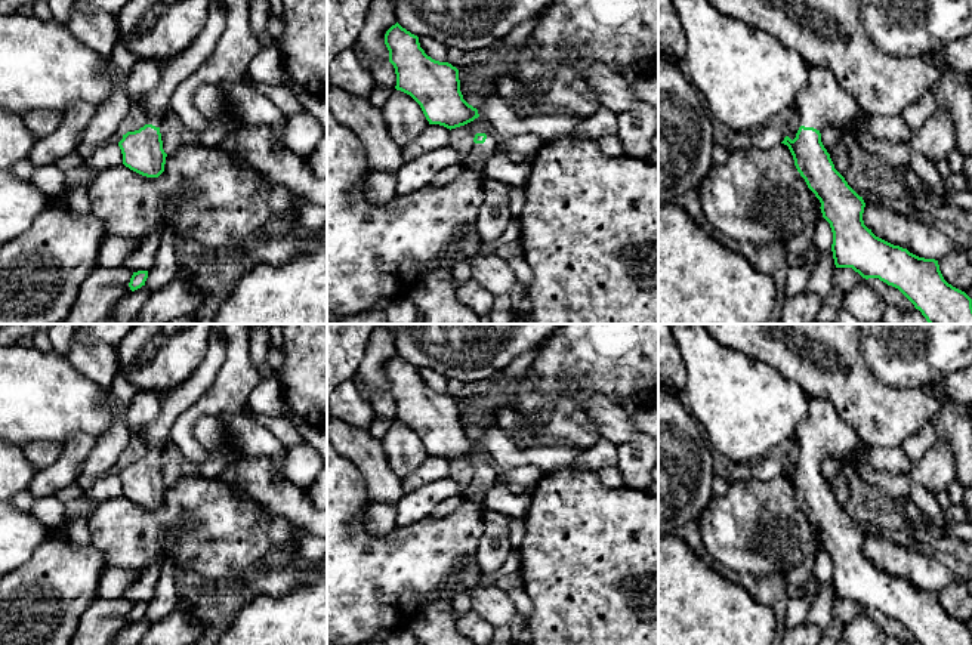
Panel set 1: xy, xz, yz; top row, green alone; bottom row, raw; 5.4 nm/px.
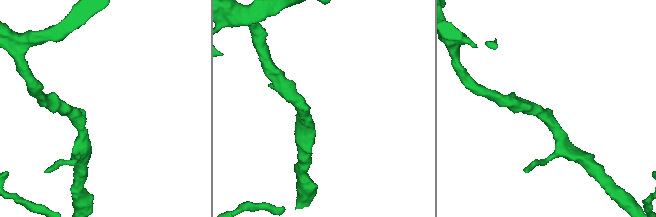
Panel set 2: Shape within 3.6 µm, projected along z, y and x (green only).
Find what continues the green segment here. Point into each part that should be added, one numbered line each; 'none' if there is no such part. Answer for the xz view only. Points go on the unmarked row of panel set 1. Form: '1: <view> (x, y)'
1: xz (477, 487)

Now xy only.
1: xy (156, 437)

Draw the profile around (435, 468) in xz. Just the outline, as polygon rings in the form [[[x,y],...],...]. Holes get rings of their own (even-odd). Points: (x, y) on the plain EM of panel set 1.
[[[429,456],[416,472],[402,479],[402,493],[416,491],[426,484],[450,476],[450,460],[439,456]]]

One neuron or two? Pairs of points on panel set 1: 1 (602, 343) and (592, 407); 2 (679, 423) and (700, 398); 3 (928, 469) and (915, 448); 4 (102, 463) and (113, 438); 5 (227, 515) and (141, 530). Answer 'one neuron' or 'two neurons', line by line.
1: two neurons
2: two neurons
3: two neurons
4: one neuron
5: one neuron

